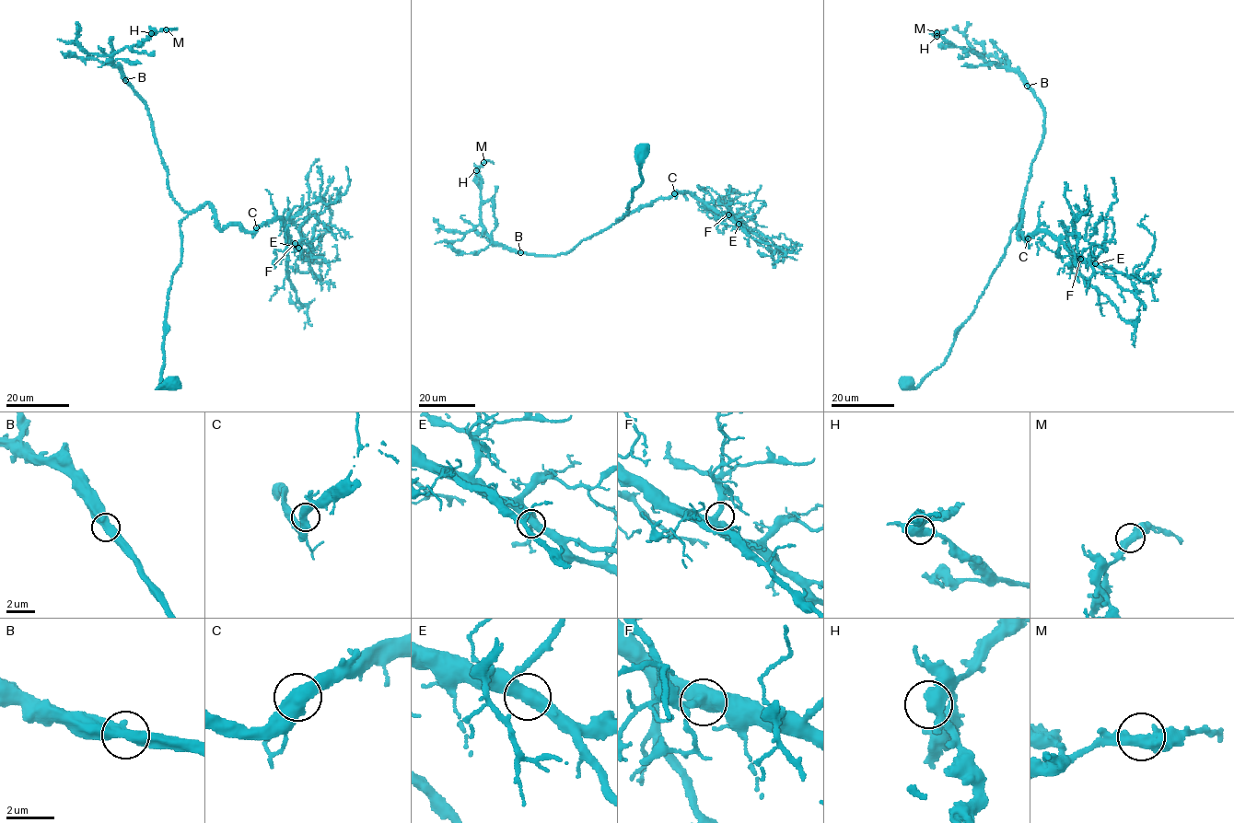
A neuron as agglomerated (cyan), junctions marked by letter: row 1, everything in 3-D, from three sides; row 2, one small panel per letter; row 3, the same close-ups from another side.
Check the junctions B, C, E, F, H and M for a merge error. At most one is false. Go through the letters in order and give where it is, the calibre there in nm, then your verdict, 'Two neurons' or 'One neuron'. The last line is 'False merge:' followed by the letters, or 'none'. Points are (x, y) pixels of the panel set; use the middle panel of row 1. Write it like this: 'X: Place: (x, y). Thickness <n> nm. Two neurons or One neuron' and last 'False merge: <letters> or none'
B: Place: (520, 252). Thickness 550 nm. One neuron
C: Place: (674, 193). Thickness 550 nm. One neuron
E: Place: (739, 224). Thickness 500 nm. One neuron
F: Place: (728, 214). Thickness 480 nm. One neuron
H: Place: (476, 170). Thickness 480 nm. One neuron
M: Place: (483, 162). Thickness 500 nm. One neuron
False merge: none

